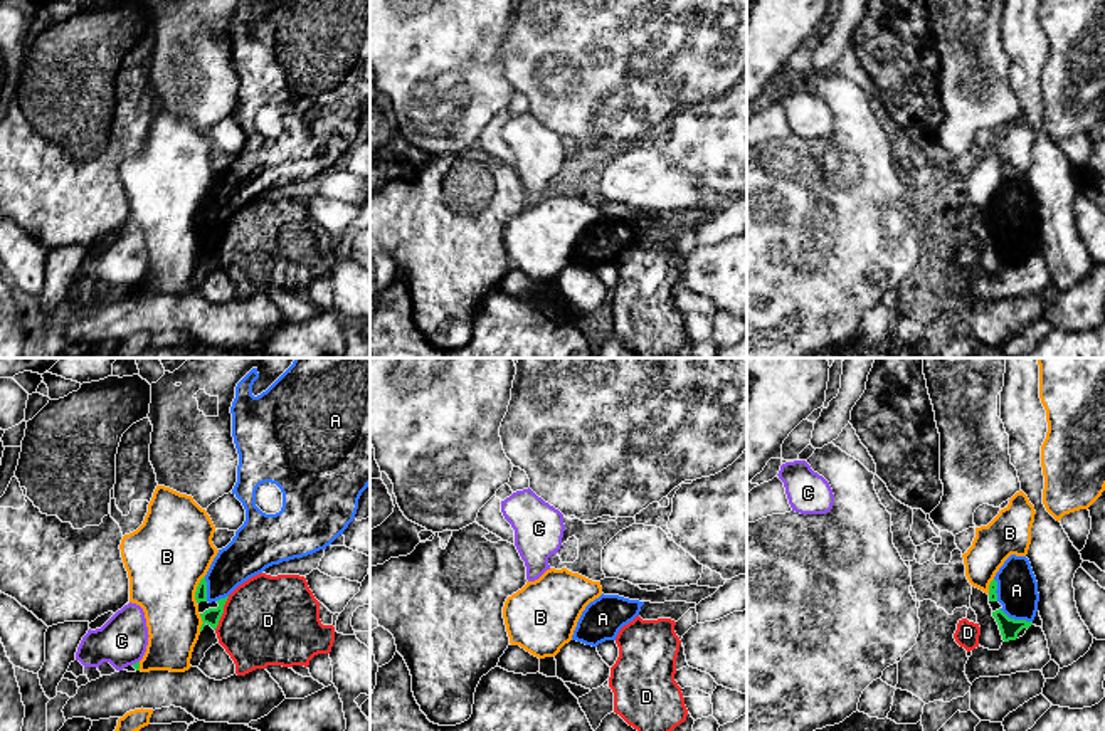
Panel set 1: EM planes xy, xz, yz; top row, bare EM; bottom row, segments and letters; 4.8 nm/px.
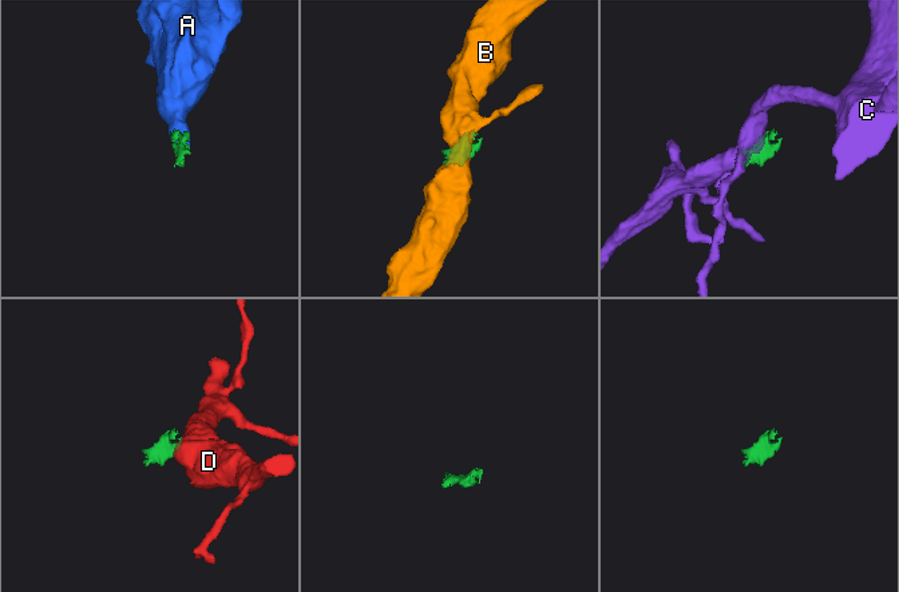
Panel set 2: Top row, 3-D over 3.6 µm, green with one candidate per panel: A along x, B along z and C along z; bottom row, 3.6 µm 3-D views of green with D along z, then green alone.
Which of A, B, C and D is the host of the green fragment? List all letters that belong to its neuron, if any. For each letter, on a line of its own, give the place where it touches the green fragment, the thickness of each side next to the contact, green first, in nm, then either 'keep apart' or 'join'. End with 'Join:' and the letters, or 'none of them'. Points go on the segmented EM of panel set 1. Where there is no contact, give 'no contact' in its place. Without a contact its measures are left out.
A: contact yz (1016, 620); calibres 90 and 190 nm; join
B: contact xy (197, 589); calibres 60 and 400 nm; keep apart
C: contact xy (137, 662); calibres 30 and 240 nm; keep apart
D: contact xy (222, 612); calibres 80 and 440 nm; keep apart
Join: A

